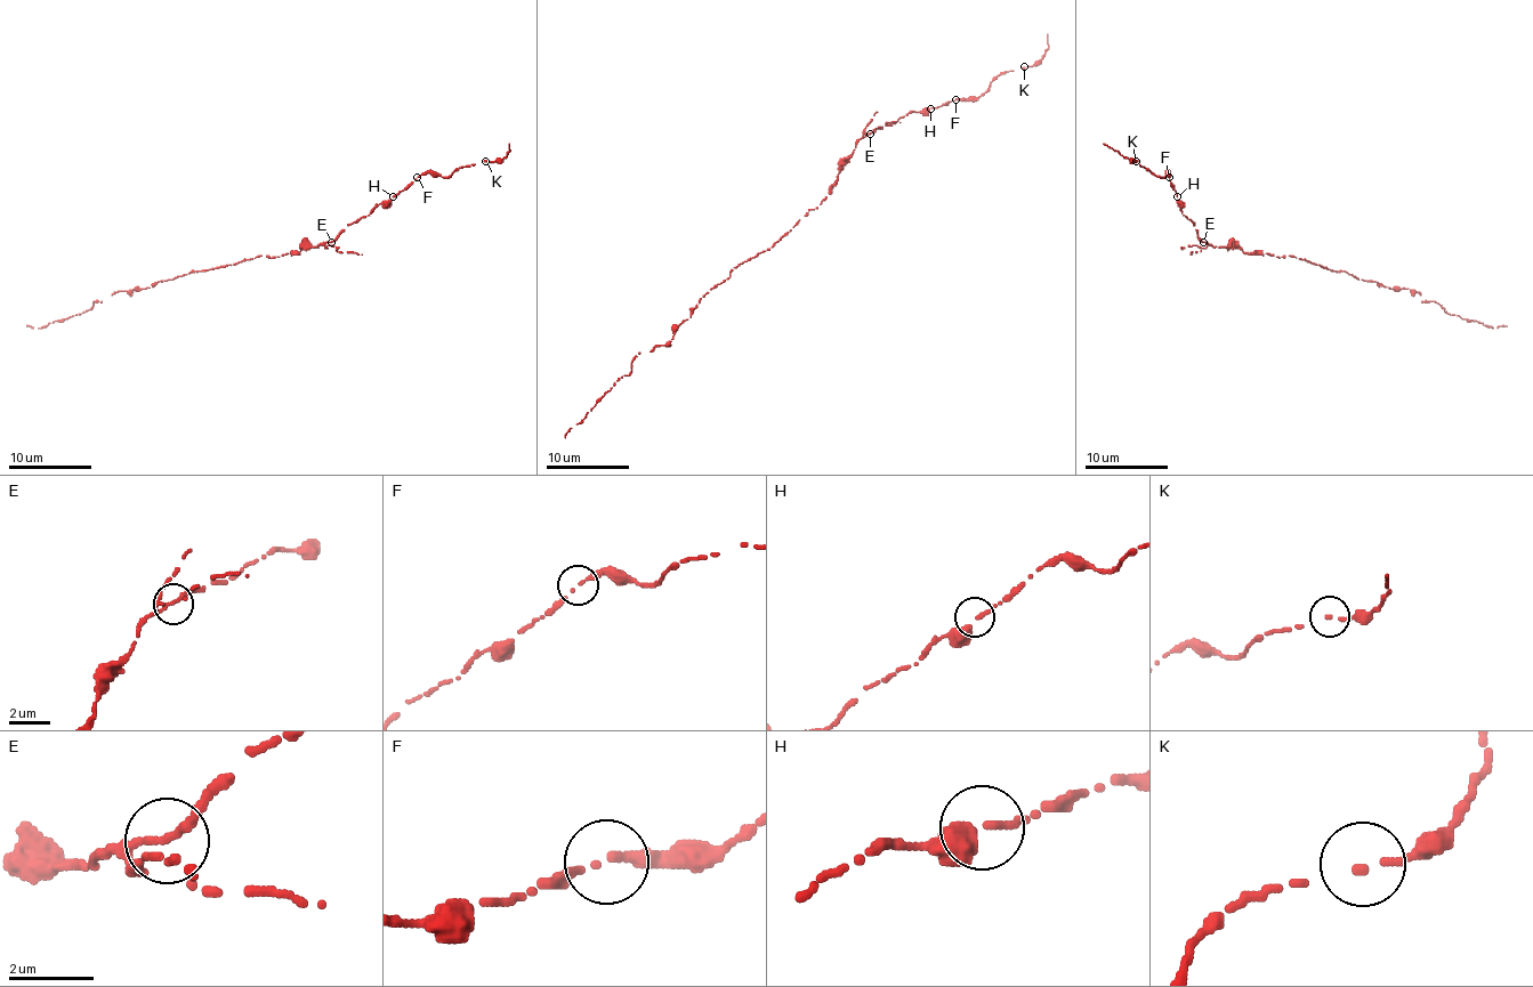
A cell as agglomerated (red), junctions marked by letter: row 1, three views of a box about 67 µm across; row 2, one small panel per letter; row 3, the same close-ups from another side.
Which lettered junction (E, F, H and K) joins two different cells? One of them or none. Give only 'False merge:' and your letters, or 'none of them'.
False merge: E

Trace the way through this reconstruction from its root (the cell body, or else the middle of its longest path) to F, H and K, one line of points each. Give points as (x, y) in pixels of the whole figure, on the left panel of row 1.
F: (269, 256), (297, 253), (303, 248), (332, 241), (347, 225), (357, 223), (417, 177)
H: (269, 256), (297, 253), (303, 248), (332, 241), (347, 225), (357, 223), (393, 196)
K: (269, 256), (332, 241), (421, 175), (449, 177), (485, 161)

